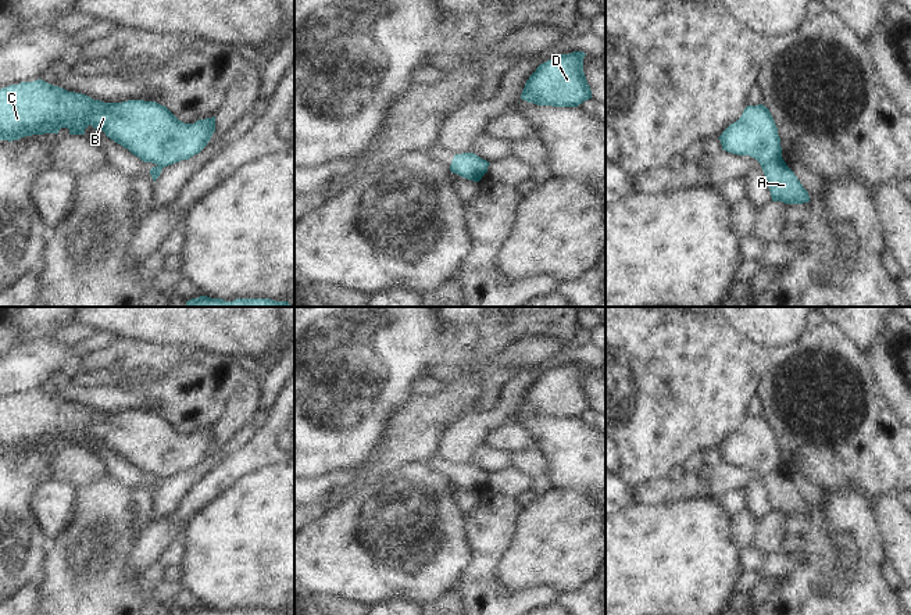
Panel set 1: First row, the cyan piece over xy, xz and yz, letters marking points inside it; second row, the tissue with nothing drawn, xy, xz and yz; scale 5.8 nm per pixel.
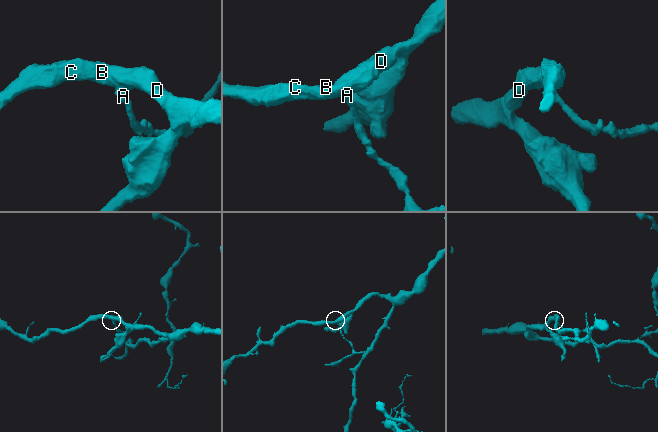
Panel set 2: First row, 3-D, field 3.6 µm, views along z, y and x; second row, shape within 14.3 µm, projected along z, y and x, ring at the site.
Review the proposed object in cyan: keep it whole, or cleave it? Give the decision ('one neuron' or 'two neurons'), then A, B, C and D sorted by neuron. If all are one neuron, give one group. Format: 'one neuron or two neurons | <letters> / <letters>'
two neurons | A / B C D

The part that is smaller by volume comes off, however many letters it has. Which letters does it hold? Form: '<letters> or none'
A.

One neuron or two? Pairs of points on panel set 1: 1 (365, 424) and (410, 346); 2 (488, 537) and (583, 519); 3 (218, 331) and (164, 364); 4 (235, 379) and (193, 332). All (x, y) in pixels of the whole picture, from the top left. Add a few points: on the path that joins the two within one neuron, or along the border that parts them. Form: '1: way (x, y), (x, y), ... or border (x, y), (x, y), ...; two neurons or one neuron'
1: way (377, 404), (390, 381), (390, 365); one neuron
2: border (525, 508), (515, 540), (503, 561); two neurons
3: border (159, 344), (204, 350), (209, 354); two neurons
4: border (210, 353), (232, 357); two neurons

